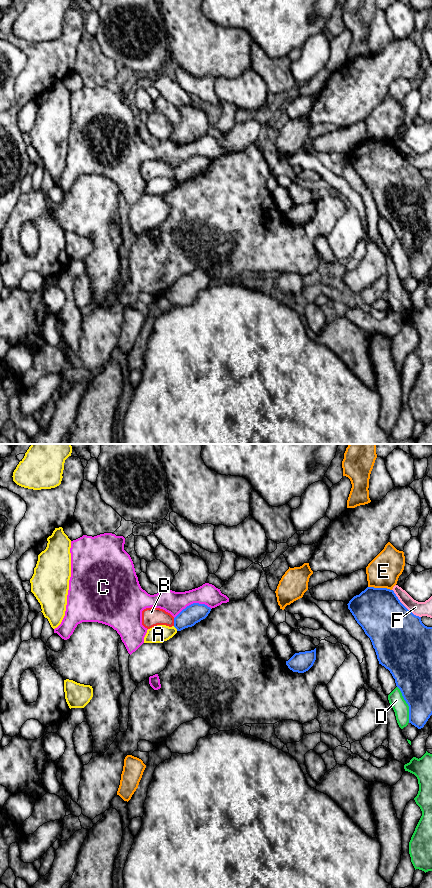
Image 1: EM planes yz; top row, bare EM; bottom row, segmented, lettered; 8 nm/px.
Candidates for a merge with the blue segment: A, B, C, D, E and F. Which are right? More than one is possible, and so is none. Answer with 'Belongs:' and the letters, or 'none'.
Belongs: none

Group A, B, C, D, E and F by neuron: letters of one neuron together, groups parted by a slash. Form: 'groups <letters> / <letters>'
groups A / B F / C / D / E

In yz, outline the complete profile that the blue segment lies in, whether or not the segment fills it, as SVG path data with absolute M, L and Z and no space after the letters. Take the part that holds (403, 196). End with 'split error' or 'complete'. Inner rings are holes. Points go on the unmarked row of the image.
M367 139L354 148L348 161L365 186L370 190L379 216L390 223L396 238L409 258L409 275L421 281L432 267L432 179L425 178L421 169L410 164L398 151L393 142Z | complete

